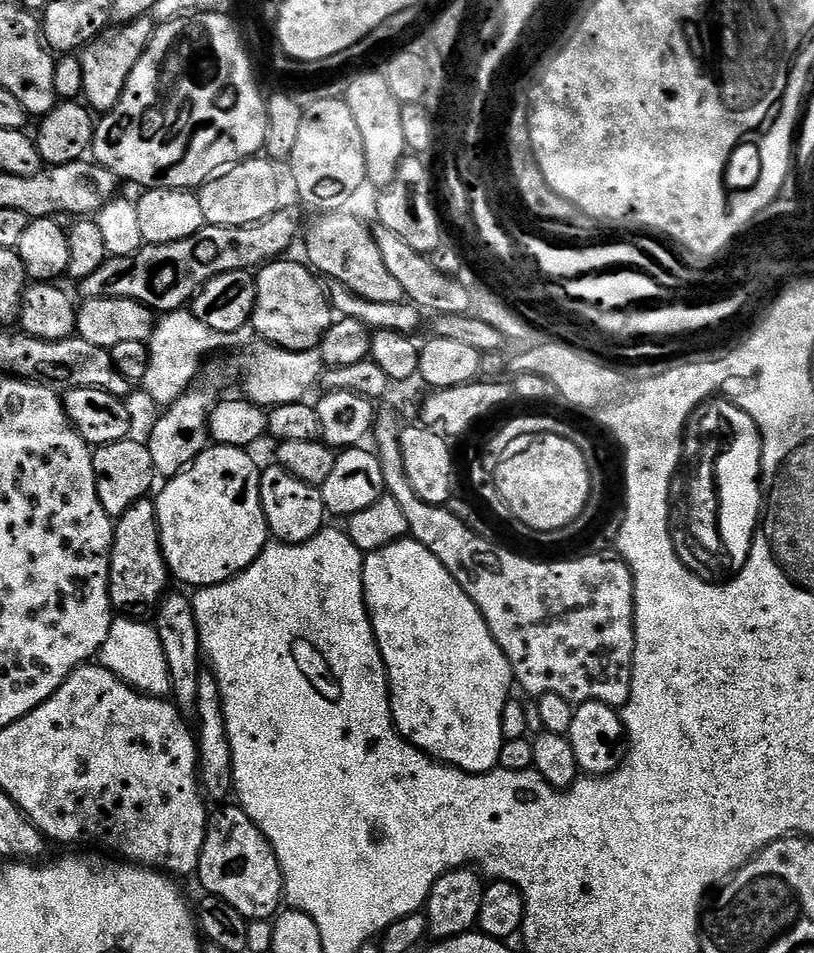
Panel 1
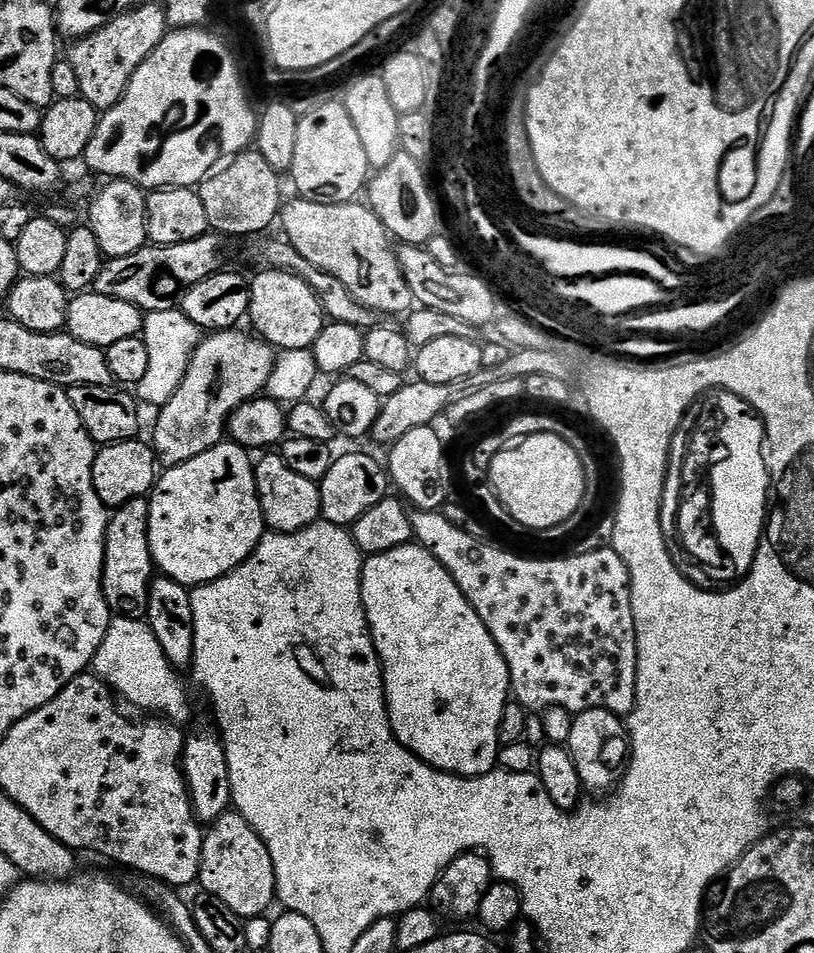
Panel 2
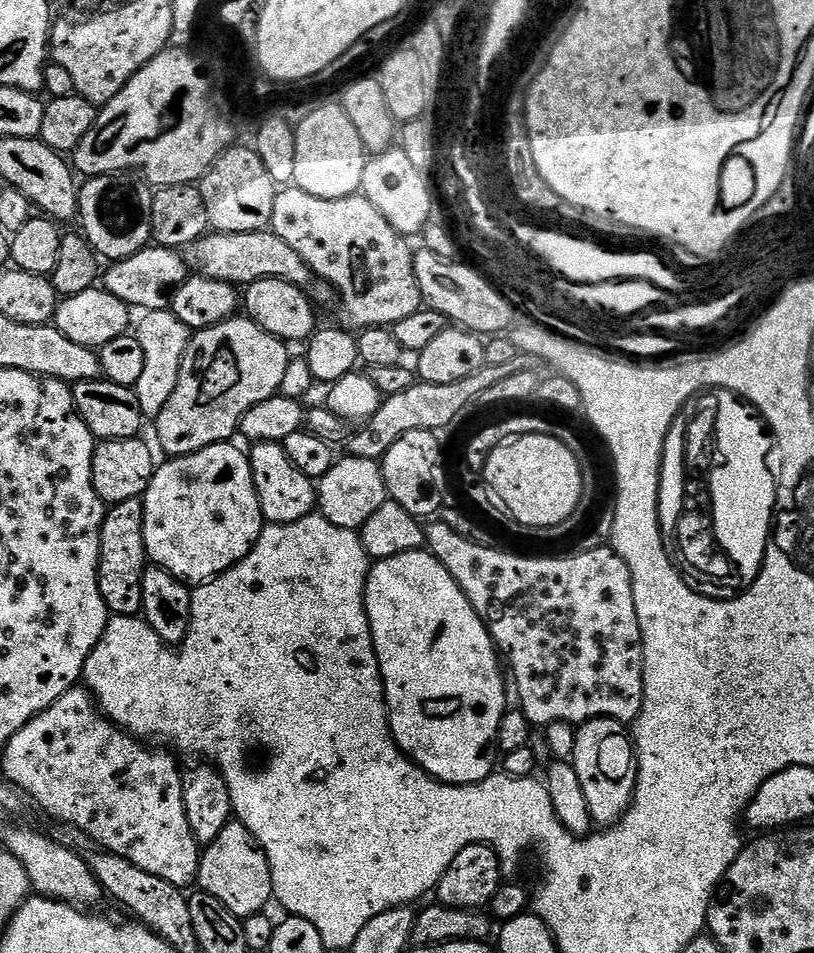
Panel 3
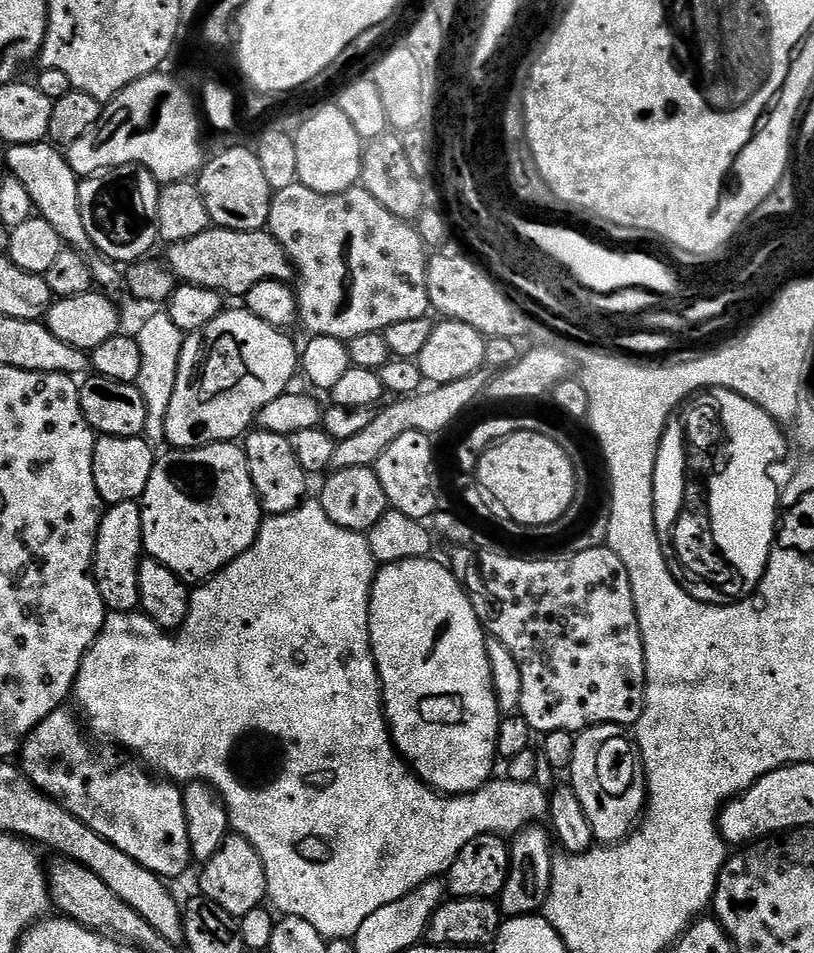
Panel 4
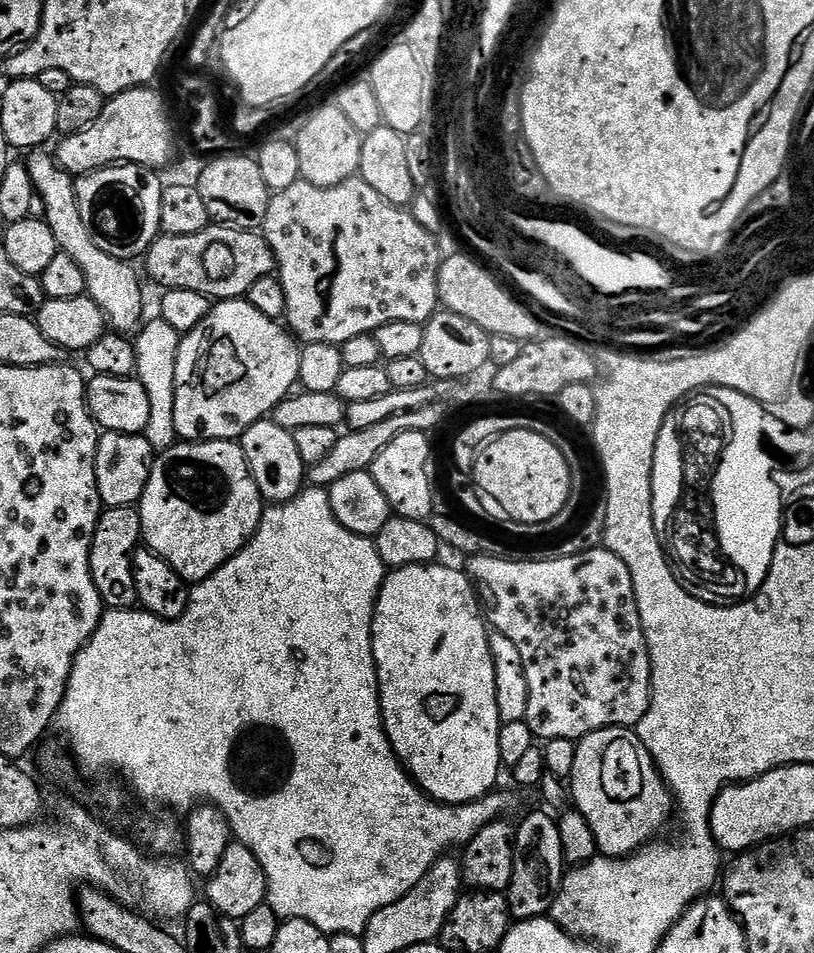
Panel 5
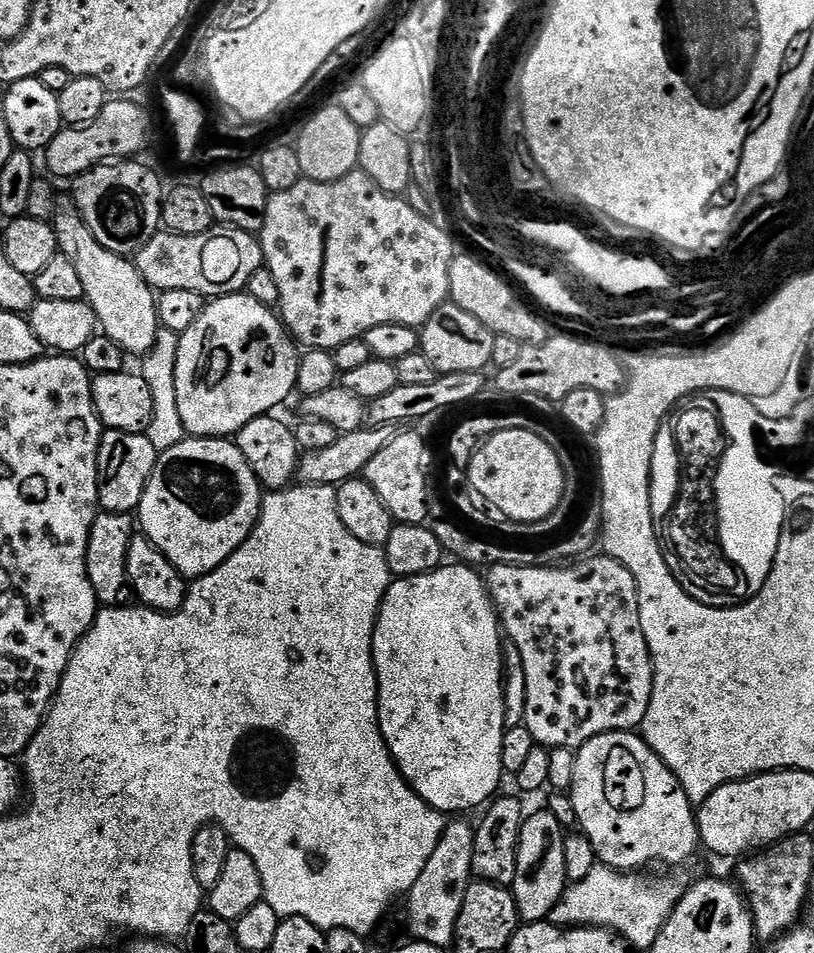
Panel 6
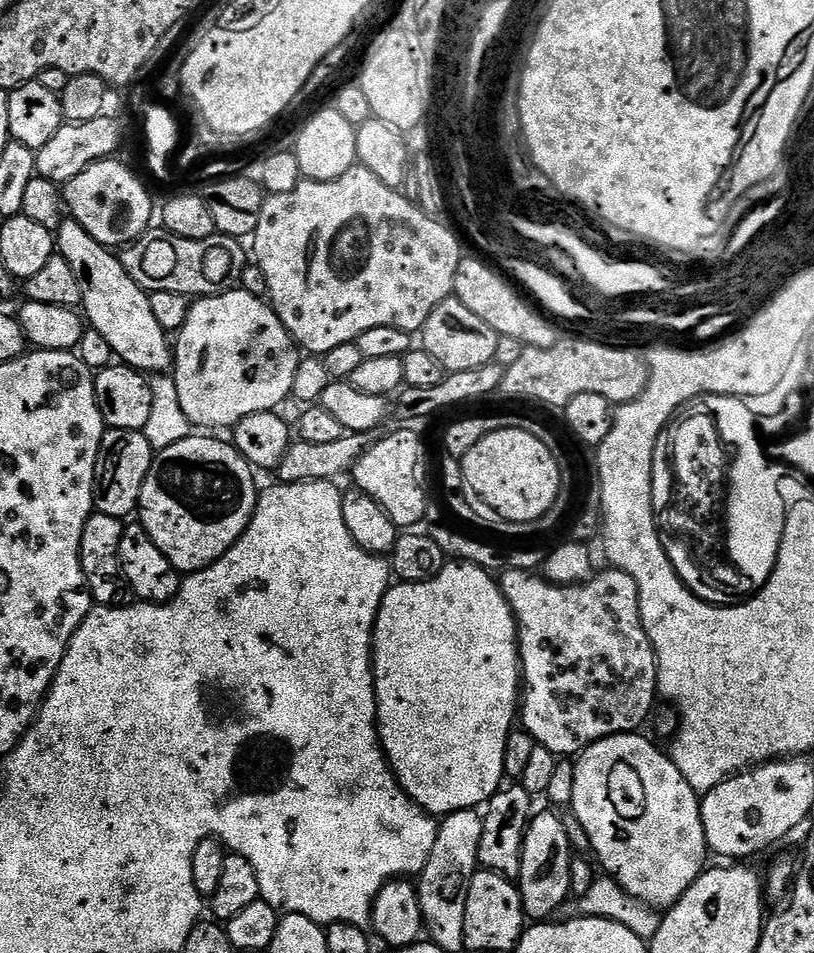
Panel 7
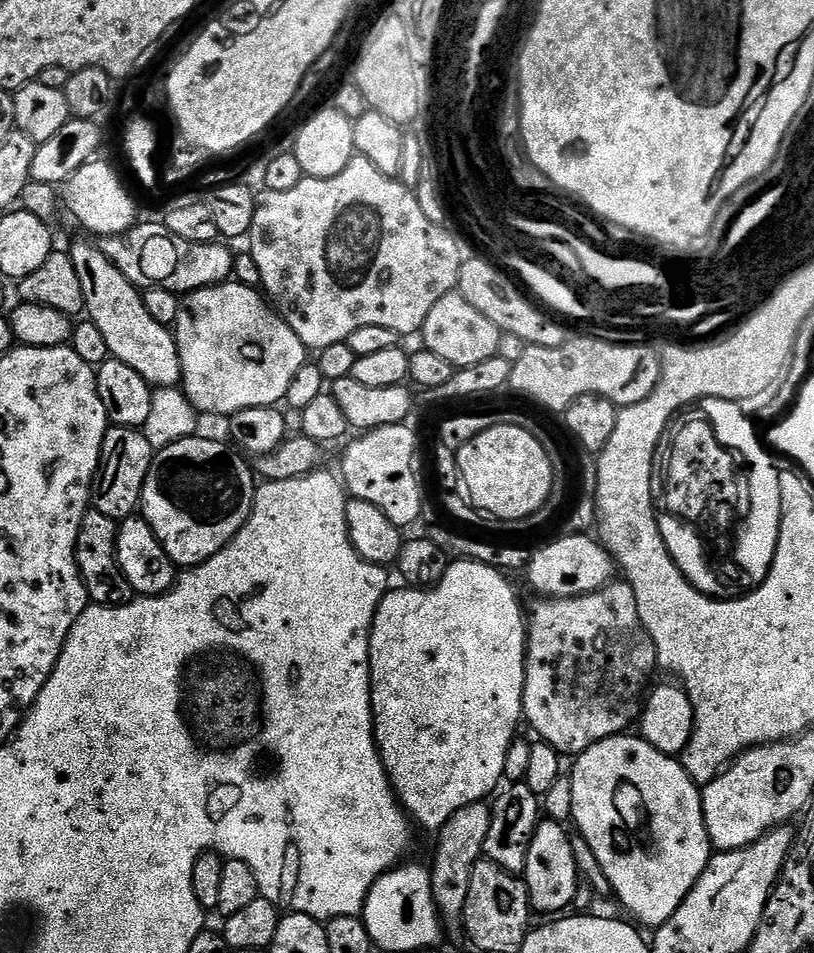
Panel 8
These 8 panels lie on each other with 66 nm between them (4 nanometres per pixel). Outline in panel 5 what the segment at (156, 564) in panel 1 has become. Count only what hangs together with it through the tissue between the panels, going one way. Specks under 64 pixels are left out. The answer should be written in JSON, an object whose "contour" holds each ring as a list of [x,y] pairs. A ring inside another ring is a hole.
{"contour":[[[135,507],[104,508],[90,546],[90,574],[105,609],[132,608],[137,603],[132,559],[141,547],[140,514]]]}

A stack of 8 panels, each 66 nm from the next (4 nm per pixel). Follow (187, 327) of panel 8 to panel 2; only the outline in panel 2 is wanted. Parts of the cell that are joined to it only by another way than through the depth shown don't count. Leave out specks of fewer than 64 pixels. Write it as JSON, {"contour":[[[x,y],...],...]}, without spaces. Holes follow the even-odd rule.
{"contour":[[[229,330],[205,335],[190,358],[182,386],[174,390],[170,402],[159,409],[150,443],[161,465],[190,462],[225,439],[228,420],[245,400],[255,400],[267,389],[277,353],[267,340]]]}

